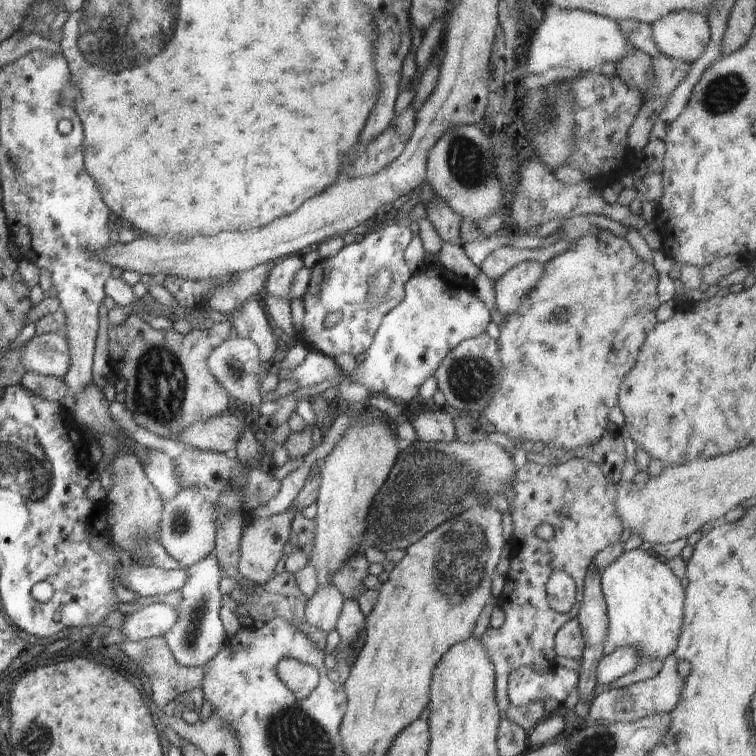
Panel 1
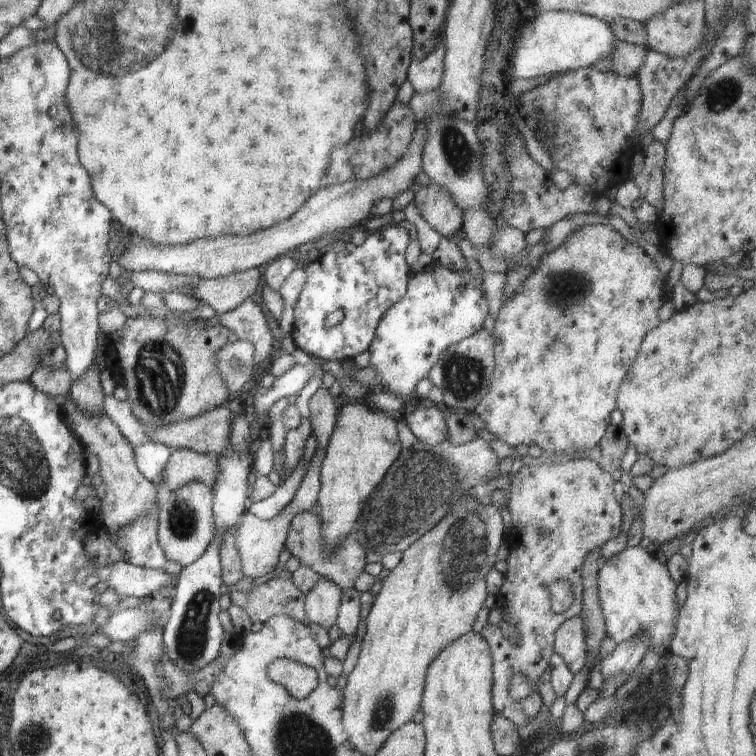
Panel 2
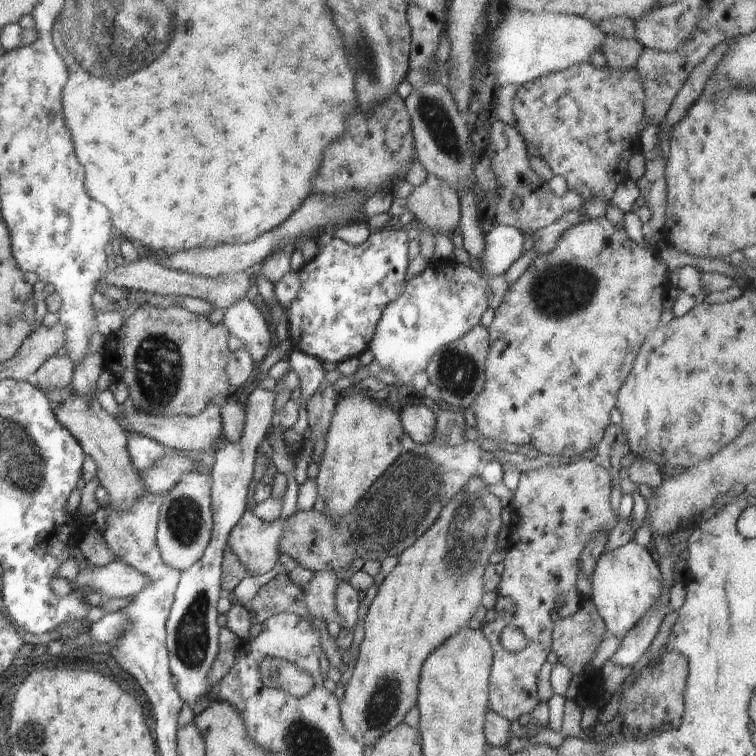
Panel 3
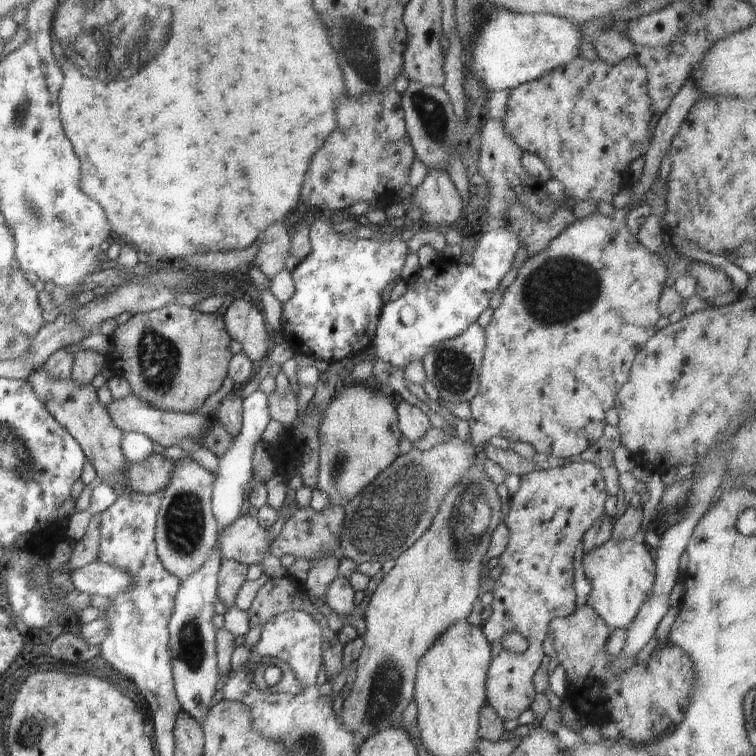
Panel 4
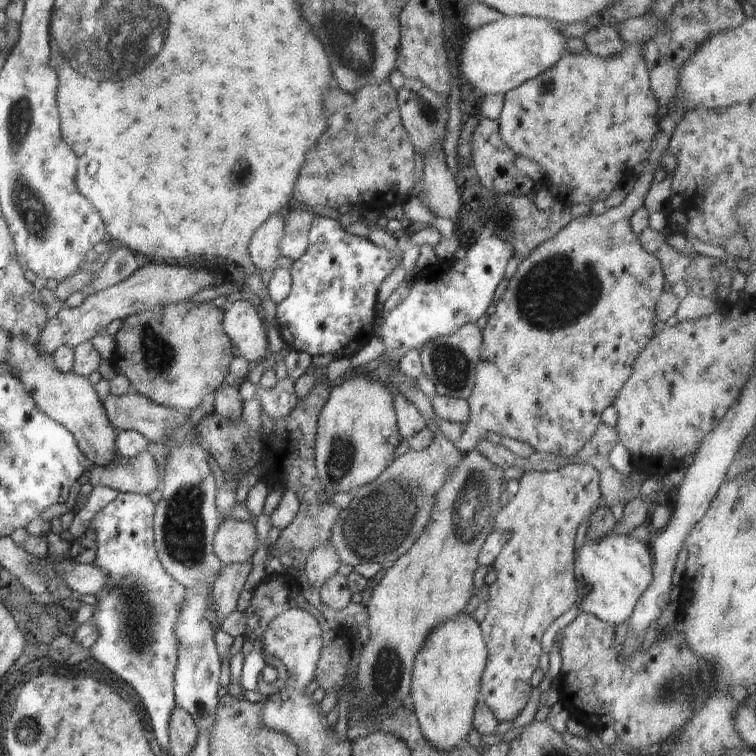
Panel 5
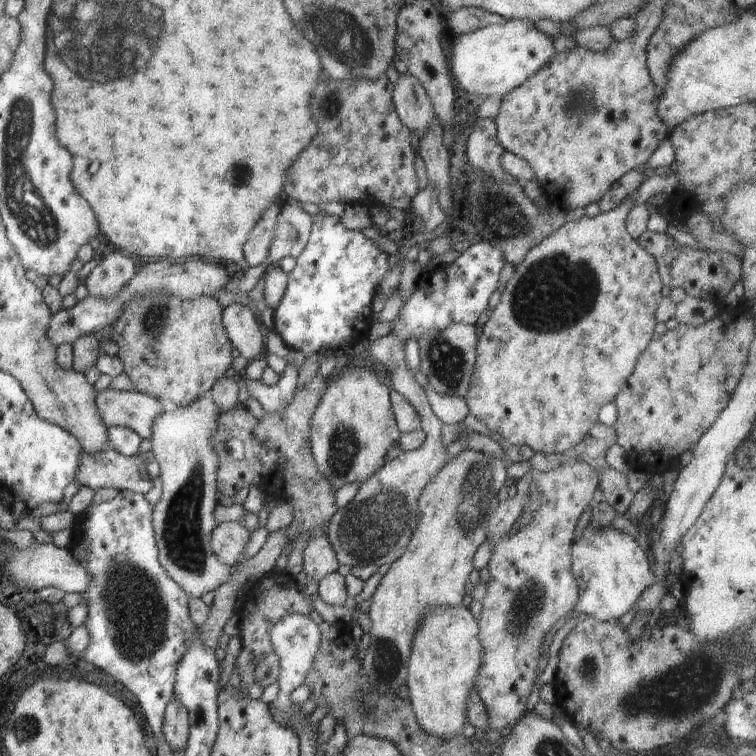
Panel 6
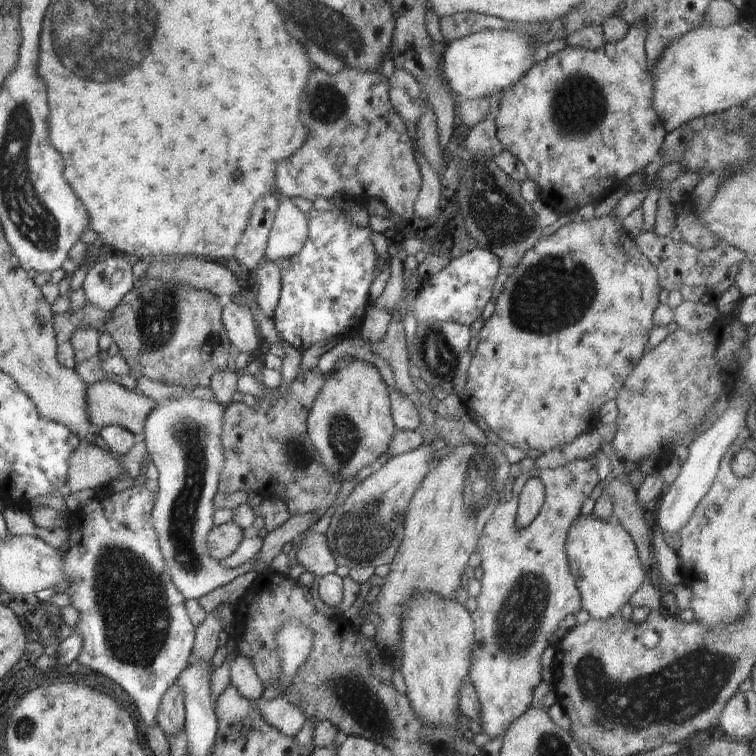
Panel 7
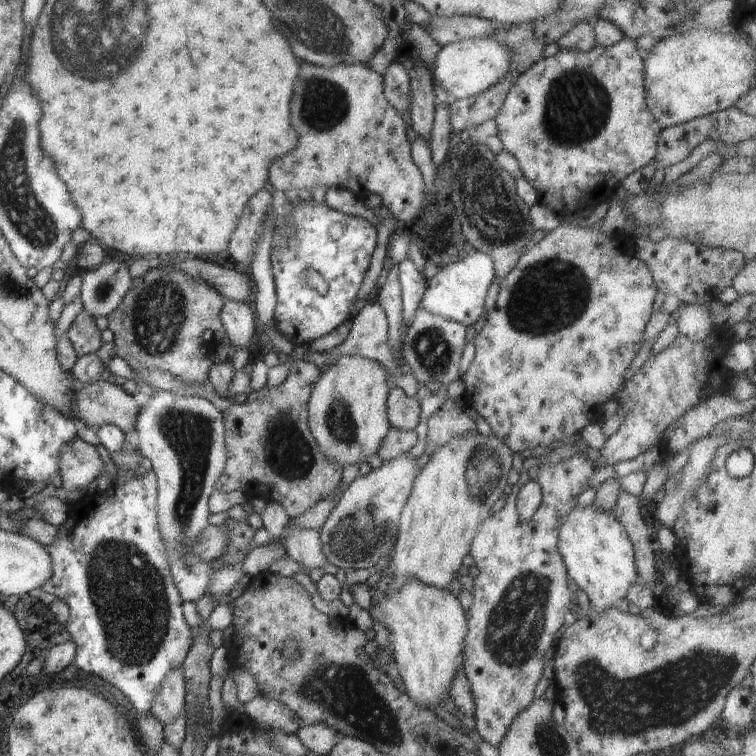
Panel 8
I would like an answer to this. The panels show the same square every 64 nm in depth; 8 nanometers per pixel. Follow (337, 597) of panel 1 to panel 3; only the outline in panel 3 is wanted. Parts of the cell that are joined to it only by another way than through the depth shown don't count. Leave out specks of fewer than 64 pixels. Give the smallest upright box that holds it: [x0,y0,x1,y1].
[306,572,338,623]

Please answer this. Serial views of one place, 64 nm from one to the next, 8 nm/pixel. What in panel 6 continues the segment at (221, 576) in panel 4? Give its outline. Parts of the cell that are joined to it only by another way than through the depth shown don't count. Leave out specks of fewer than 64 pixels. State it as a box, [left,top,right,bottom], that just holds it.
[199,527,290,650]

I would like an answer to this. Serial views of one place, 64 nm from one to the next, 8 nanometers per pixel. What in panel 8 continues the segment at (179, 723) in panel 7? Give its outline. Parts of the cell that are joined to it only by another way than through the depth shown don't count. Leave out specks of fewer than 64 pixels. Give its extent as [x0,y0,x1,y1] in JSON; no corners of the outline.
[150,667,185,726]

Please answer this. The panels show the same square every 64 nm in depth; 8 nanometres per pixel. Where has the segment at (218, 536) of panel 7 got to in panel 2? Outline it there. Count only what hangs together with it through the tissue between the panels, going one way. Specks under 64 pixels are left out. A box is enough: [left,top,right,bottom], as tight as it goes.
[236,388,337,578]

